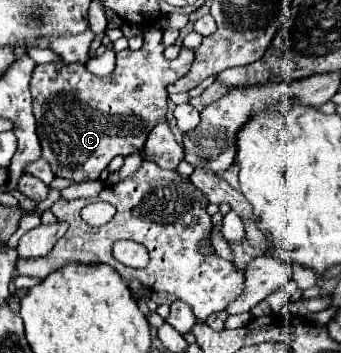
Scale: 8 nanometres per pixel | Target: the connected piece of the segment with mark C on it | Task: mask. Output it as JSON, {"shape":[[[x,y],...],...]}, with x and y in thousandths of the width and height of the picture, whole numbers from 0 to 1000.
{"shape":[[[419,82],[419,133],[402,144],[367,139],[343,150],[343,190],[326,224],[279,218],[243,178],[132,178],[109,184],[91,207],[91,269],[97,314],[109,337],[109,382],[126,416],[126,450],[138,450],[167,501],[214,507],[220,518],[243,507],[284,507],[290,490],[320,467],[337,439],[384,439],[413,428],[437,371],[466,348],[490,320],[490,241],[525,229],[560,190],[572,167],[566,139],[531,139],[513,173],[484,167],[478,156],[478,88],[472,82]]]}

